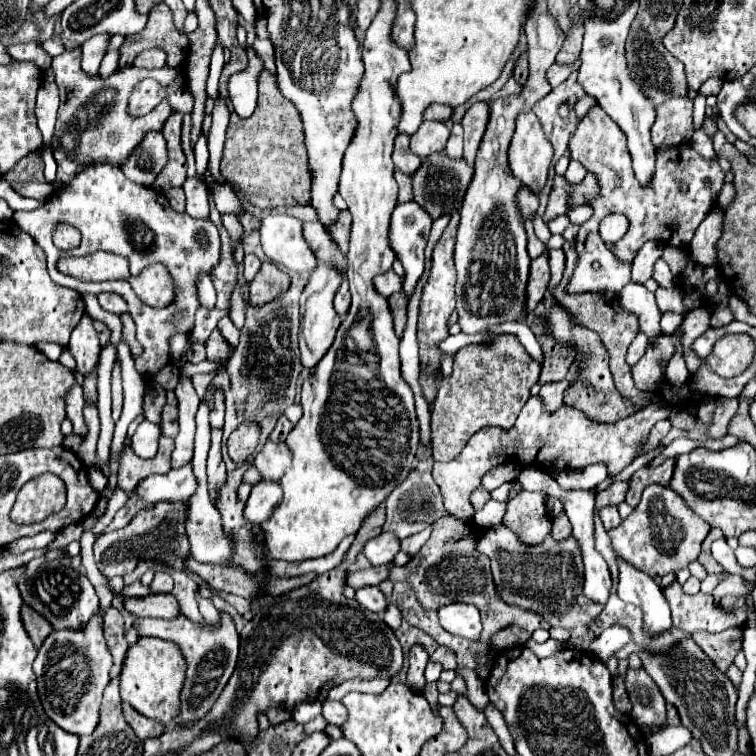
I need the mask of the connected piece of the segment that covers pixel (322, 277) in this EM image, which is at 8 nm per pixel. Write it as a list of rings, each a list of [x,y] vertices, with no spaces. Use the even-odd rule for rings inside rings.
[[[318,263],[316,269],[312,271],[302,295],[300,295],[300,333],[298,333],[298,341],[300,341],[300,361],[304,367],[312,369],[316,367],[316,363],[324,357],[324,353],[330,349],[334,335],[342,323],[342,317],[334,311],[332,307],[332,299],[336,295],[336,291],[340,289],[340,283],[344,281],[344,275],[340,271],[336,271],[336,267],[328,265],[328,263]]]

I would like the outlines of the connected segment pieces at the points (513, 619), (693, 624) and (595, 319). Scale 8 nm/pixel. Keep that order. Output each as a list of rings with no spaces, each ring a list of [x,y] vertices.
[[[440,517],[434,525],[432,525],[432,535],[430,539],[424,543],[424,547],[410,559],[408,565],[404,567],[394,567],[388,575],[388,579],[392,583],[396,581],[408,581],[416,595],[418,601],[424,605],[424,609],[438,609],[444,607],[448,603],[472,603],[480,609],[482,613],[482,637],[480,643],[488,645],[490,637],[508,627],[508,625],[520,625],[526,631],[536,631],[538,627],[550,629],[550,625],[546,623],[544,617],[540,615],[532,615],[530,611],[520,611],[520,607],[512,607],[508,603],[504,603],[500,599],[500,595],[496,595],[494,583],[492,583],[492,573],[490,573],[490,559],[482,553],[476,551],[476,543],[482,539],[484,535],[484,527],[478,527],[474,521],[458,521],[452,517]]]
[[[674,581],[670,587],[664,589],[664,595],[670,603],[670,609],[672,609],[672,619],[674,619],[674,627],[680,627],[682,631],[686,631],[688,634],[692,634],[697,631],[707,631],[710,633],[719,633],[724,629],[730,629],[730,627],[743,626],[748,619],[748,601],[746,597],[734,597],[734,595],[726,595],[722,597],[722,605],[726,607],[738,607],[734,613],[724,613],[722,609],[716,609],[714,607],[714,597],[712,595],[706,595],[706,593],[696,593],[696,595],[686,595],[680,587],[678,581]]]
[[[562,277],[562,281],[560,281],[560,283],[554,287],[554,291],[552,291],[552,297],[554,297],[554,301],[556,301],[560,307],[564,307],[564,311],[574,319],[576,325],[588,327],[588,329],[592,329],[592,331],[596,331],[596,333],[600,335],[600,341],[604,343],[604,347],[606,347],[606,351],[608,351],[608,355],[610,355],[610,371],[612,371],[612,375],[614,375],[616,389],[618,389],[624,397],[630,397],[632,401],[640,401],[642,397],[650,395],[650,393],[640,393],[640,391],[636,389],[636,385],[632,383],[630,367],[628,367],[628,363],[624,361],[626,349],[628,349],[628,345],[632,343],[632,339],[636,337],[636,333],[638,333],[638,319],[636,319],[632,313],[624,311],[624,307],[620,307],[620,299],[618,299],[618,295],[612,293],[612,291],[606,291],[606,293],[568,295],[568,293],[564,291],[564,285],[566,285],[566,281],[564,281],[564,277]]]

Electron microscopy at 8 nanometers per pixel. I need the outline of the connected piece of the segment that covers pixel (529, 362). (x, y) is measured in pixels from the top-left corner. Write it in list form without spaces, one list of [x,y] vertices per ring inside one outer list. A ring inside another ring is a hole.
[[[498,335],[490,345],[468,345],[454,355],[454,373],[440,381],[432,407],[432,457],[434,461],[454,459],[468,439],[486,429],[500,427],[510,431],[524,403],[530,399],[530,387],[538,381],[540,363],[528,355],[518,337]]]

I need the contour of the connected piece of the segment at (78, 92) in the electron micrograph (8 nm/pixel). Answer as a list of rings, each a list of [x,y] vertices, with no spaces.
[[[64,49],[58,57],[52,59],[54,81],[60,91],[60,109],[56,119],[56,129],[52,137],[52,153],[58,163],[58,177],[56,187],[62,187],[80,171],[84,165],[94,161],[108,161],[114,165],[122,165],[130,151],[142,141],[148,131],[160,131],[164,121],[172,115],[168,101],[164,99],[156,109],[152,109],[144,117],[130,117],[128,115],[128,95],[134,85],[146,77],[156,79],[162,87],[170,85],[178,75],[178,69],[164,65],[162,69],[138,69],[134,65],[122,67],[108,77],[92,77],[80,69],[78,49]]]

